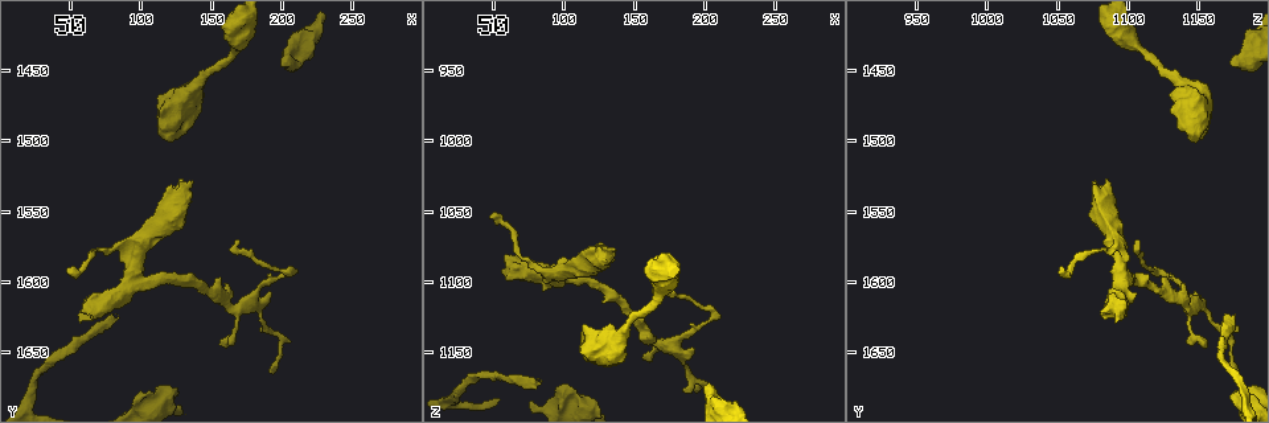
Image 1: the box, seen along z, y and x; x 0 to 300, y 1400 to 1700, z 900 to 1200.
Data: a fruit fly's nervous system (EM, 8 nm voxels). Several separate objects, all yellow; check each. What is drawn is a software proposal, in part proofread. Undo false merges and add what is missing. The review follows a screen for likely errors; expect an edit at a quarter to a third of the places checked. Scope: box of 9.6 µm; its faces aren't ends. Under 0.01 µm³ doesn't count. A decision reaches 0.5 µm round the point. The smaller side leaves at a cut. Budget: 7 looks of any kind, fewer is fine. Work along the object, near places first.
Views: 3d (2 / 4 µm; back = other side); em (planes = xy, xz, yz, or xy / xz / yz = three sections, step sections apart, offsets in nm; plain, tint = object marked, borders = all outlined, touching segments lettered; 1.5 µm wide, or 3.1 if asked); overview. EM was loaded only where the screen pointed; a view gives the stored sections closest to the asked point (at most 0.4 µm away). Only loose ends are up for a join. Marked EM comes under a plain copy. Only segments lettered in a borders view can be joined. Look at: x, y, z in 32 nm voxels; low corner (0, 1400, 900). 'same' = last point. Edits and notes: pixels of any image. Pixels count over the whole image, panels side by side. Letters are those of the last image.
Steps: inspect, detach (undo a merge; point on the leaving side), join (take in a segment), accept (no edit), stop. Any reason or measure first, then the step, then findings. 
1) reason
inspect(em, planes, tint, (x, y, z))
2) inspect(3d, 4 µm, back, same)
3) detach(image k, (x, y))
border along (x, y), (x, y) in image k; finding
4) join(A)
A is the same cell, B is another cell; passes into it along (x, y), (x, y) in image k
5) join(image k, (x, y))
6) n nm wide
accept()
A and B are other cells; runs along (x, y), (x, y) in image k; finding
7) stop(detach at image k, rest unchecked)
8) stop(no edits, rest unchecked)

an open end
inspect(em, planes, borders, (82, 1624, 1172))

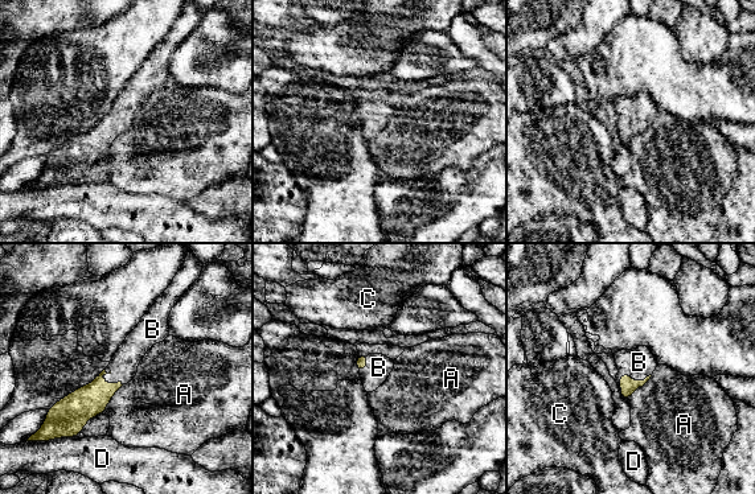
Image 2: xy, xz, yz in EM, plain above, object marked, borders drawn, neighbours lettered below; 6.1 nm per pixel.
join(B)
B is the same cell, A, C and D are other cells; passes into it along (627, 387), (627, 375), (639, 362) in image 2; the cell continues

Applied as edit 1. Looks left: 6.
inspect(3d, 2 µm, (70, 1576, 1078))

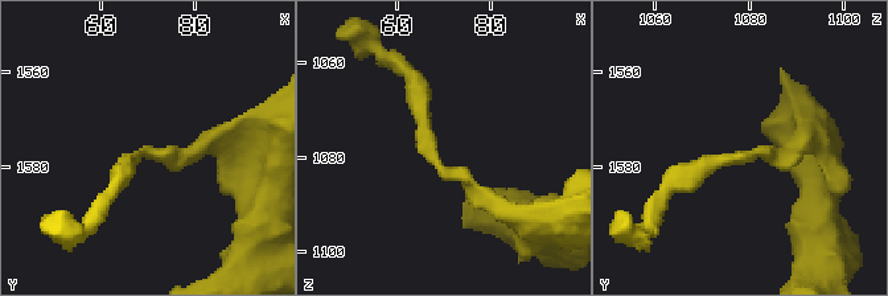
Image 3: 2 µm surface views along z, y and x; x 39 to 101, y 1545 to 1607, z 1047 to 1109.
shape alone is not enough
inspect(em, planes, borders, (68, 1578, 1081))

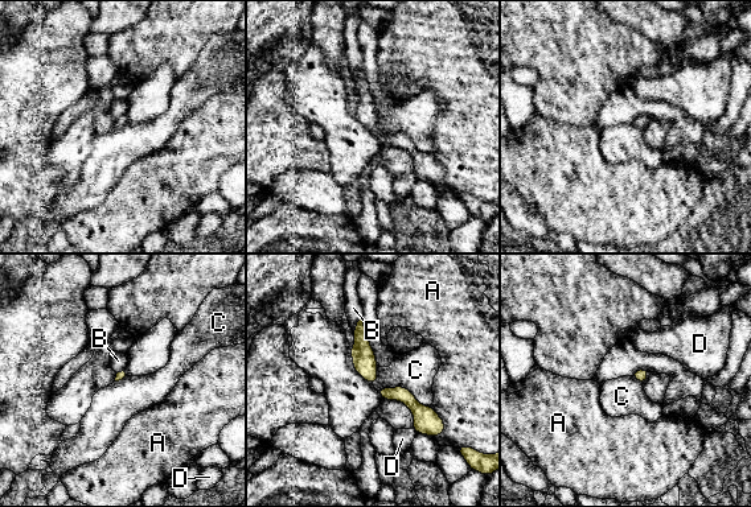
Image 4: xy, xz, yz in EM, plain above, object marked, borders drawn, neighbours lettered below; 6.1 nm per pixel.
60 nm wide
accept()
A, B, C and D are other cells; border along (377, 390), (405, 387), (429, 407) in image 4; continuous, no second cell

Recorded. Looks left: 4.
long arm stops here
inspect(em, yz, step 4, borders, (168, 1570, 1108))

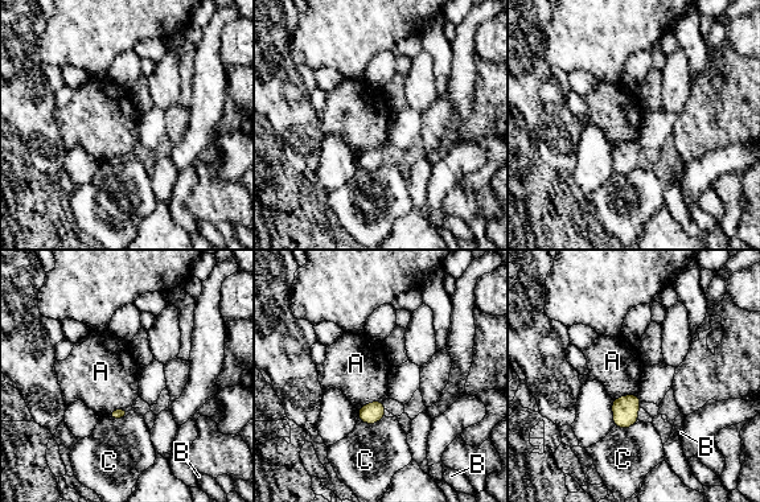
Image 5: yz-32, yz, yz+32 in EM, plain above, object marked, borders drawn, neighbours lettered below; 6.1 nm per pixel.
another direction
inspect(em, planes, borders, same)

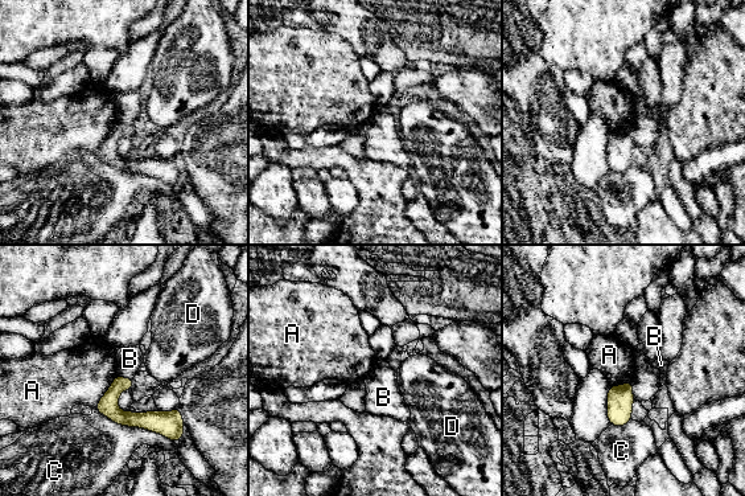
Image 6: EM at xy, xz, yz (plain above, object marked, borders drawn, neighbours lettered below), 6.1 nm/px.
accept()
A, B, C and D are other cells; runs along (101, 406), (123, 418), (180, 425) in image 6; none of them fits

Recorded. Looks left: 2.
stop(join at image 2, rest unchecked)

